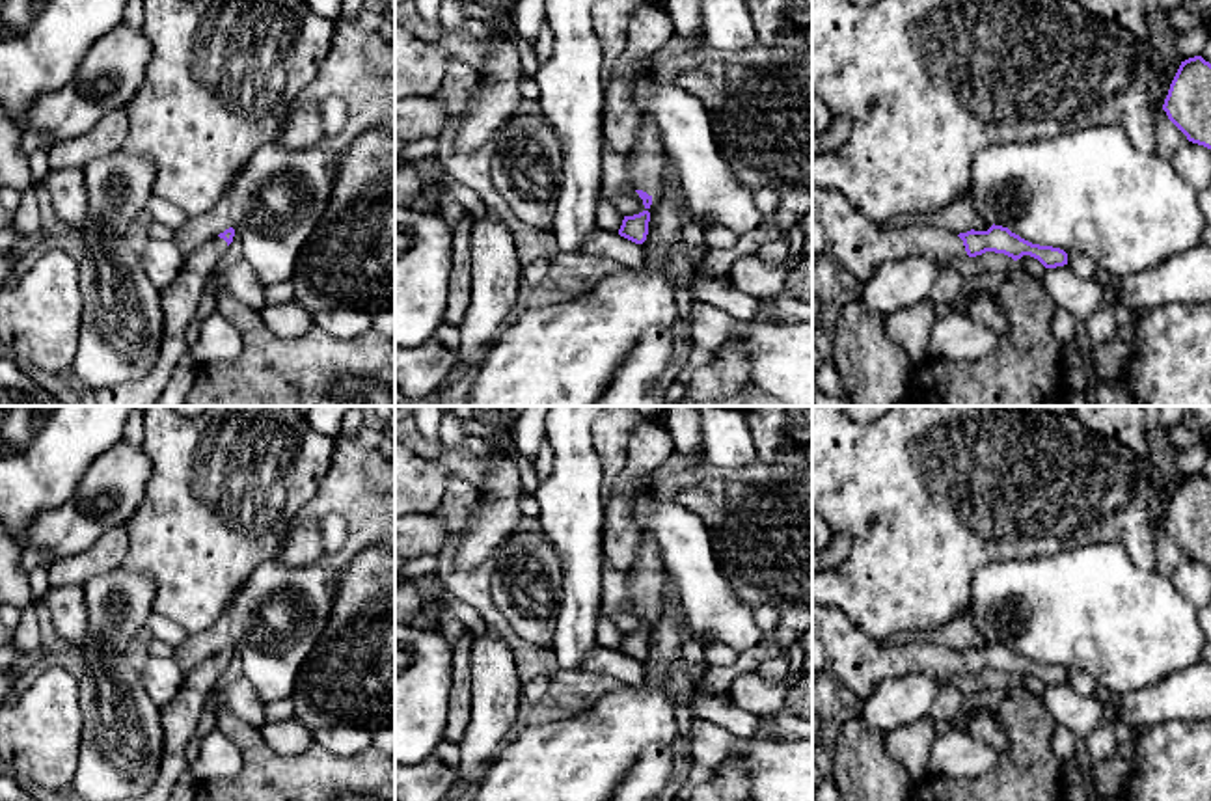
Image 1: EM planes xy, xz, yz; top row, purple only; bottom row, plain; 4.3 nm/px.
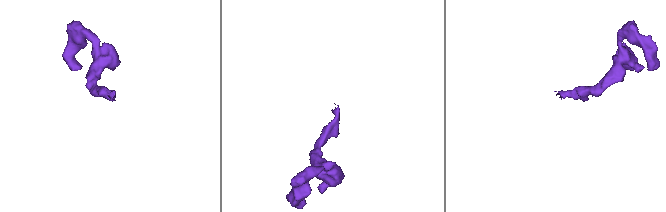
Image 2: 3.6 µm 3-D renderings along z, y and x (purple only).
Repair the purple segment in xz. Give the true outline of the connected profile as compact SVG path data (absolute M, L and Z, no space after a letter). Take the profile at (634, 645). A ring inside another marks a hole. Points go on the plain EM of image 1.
M643 628L633 633L624 633L619 652L635 661L643 661L648 652L648 639L650 639L648 628Z

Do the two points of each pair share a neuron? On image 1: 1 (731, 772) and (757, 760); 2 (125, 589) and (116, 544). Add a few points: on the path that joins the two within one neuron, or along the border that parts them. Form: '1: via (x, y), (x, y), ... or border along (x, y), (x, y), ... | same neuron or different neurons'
1: border along (712, 772), (725, 762), (740, 759), (751, 781) | different neurons
2: border along (120, 565), (95, 574), (82, 587) | different neurons

